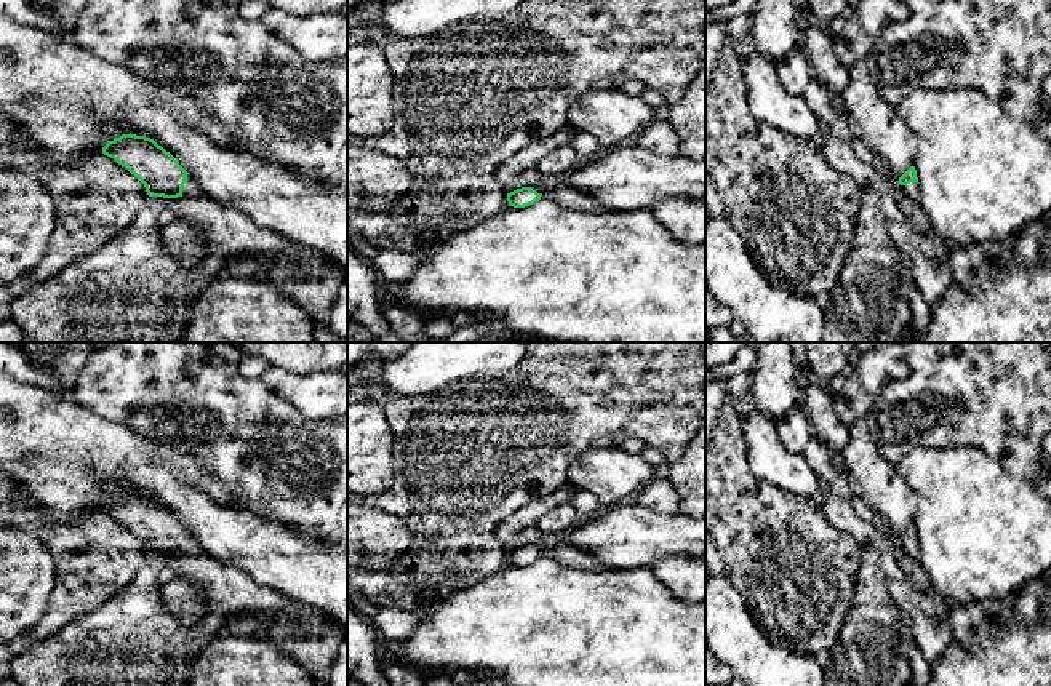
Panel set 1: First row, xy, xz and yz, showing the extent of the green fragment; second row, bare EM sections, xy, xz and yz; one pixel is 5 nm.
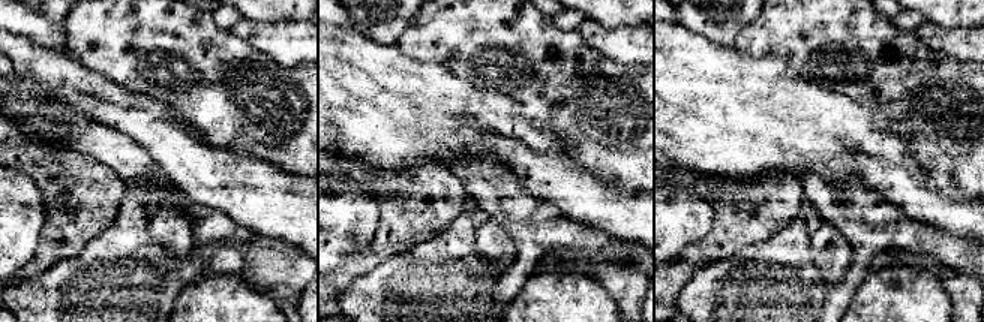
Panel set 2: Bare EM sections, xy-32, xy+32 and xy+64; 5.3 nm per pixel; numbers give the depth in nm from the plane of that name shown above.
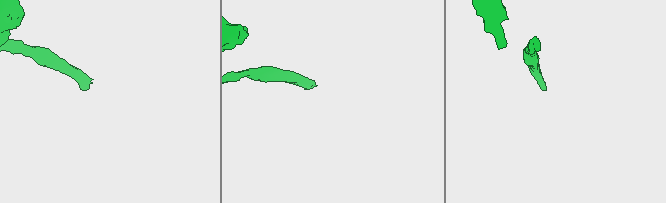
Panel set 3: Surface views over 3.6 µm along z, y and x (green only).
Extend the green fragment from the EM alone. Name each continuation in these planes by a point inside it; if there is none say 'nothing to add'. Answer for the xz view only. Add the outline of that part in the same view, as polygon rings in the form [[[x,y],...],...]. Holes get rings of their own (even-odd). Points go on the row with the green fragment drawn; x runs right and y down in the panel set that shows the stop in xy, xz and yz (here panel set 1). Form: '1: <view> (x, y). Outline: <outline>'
1: xz (559, 184). Outline: [[[531,166],[522,174],[506,181],[502,187],[507,193],[522,187],[531,187],[541,195],[557,193],[560,198],[579,195],[579,192],[569,184],[568,174],[541,174],[537,166]]]

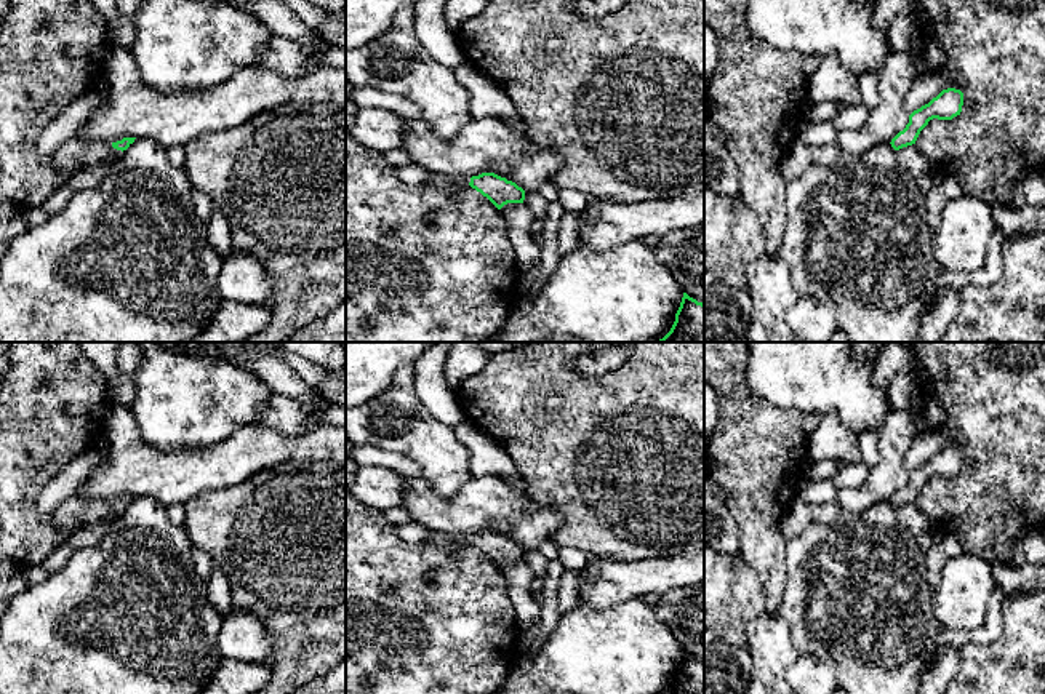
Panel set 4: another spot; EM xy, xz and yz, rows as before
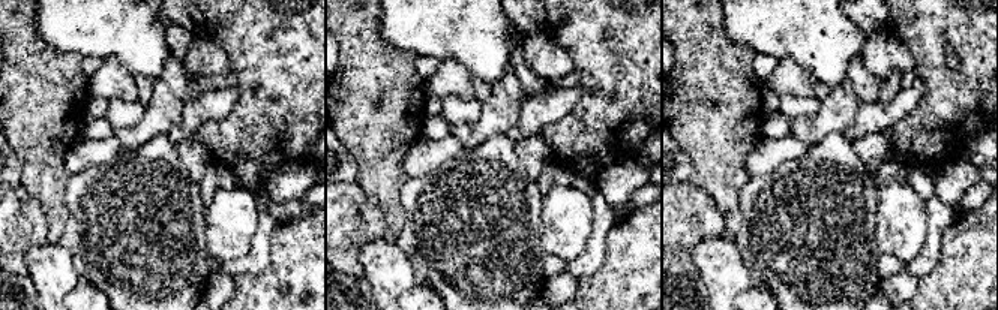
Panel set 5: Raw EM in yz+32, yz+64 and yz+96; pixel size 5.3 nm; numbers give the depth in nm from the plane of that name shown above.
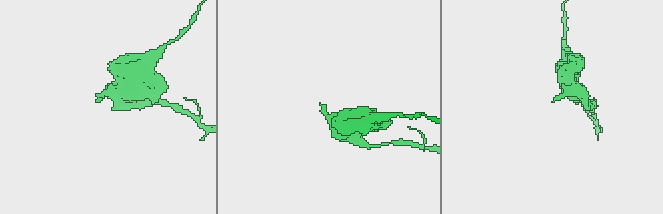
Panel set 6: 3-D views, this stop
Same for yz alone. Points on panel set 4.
nothing to add

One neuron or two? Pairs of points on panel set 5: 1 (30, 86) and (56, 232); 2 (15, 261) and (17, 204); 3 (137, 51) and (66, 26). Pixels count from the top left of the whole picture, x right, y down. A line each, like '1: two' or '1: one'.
1: one
2: one
3: one

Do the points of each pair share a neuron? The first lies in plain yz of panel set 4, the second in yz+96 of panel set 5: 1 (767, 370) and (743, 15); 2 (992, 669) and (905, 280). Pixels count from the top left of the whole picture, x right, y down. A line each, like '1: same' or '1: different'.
1: same
2: different

